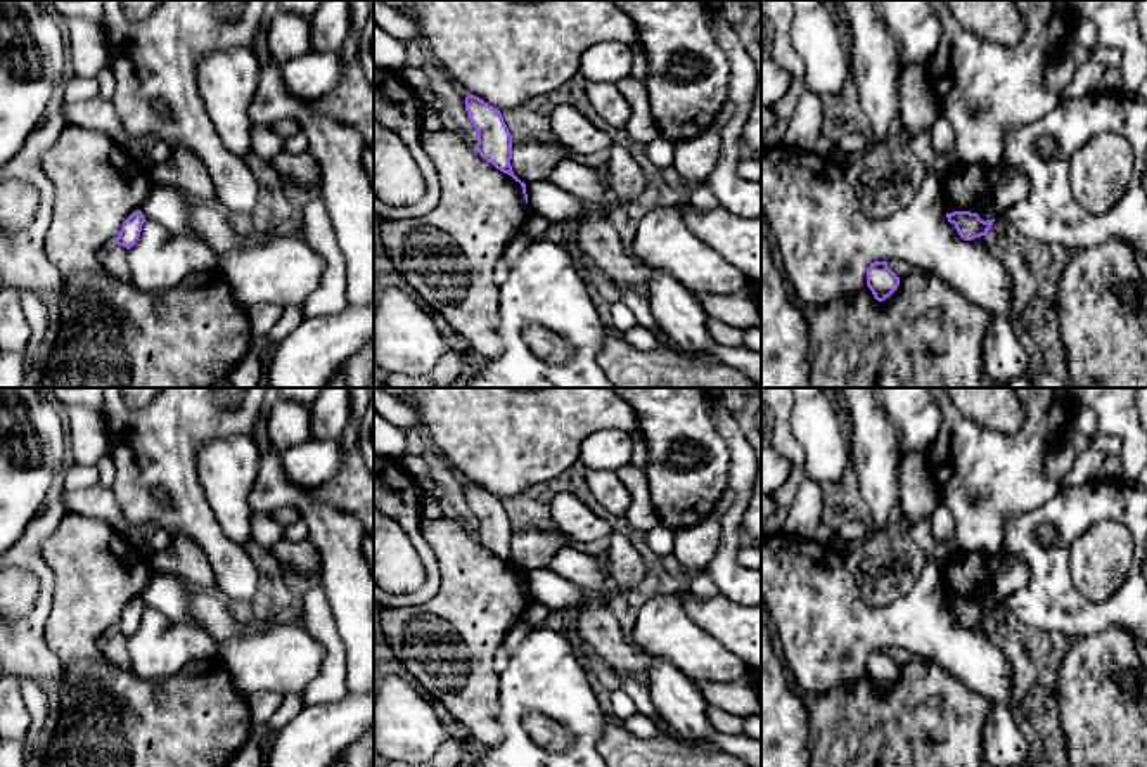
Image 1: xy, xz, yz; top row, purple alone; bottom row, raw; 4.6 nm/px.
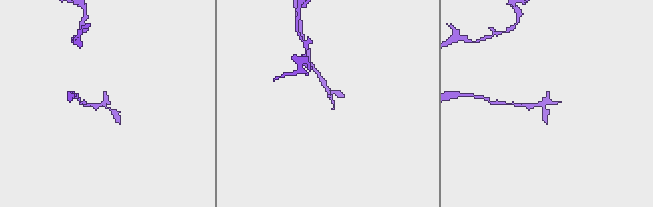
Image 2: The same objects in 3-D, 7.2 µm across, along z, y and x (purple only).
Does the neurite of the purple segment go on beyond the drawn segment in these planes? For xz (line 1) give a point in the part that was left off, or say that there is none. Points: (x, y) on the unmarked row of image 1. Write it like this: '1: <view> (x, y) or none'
1: none

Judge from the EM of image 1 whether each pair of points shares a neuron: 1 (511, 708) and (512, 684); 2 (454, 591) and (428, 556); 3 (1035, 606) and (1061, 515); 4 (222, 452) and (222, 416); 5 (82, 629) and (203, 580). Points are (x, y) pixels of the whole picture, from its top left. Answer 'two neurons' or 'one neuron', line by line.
1: one neuron
2: two neurons
3: one neuron
4: two neurons
5: two neurons

